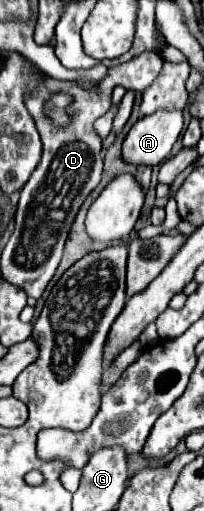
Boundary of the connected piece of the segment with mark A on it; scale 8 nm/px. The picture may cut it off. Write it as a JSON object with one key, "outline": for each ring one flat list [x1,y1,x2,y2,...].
{"outline":[[160,110,140,118,128,132,122,144,126,162,138,166,160,164,172,150,184,128,182,110]]}

